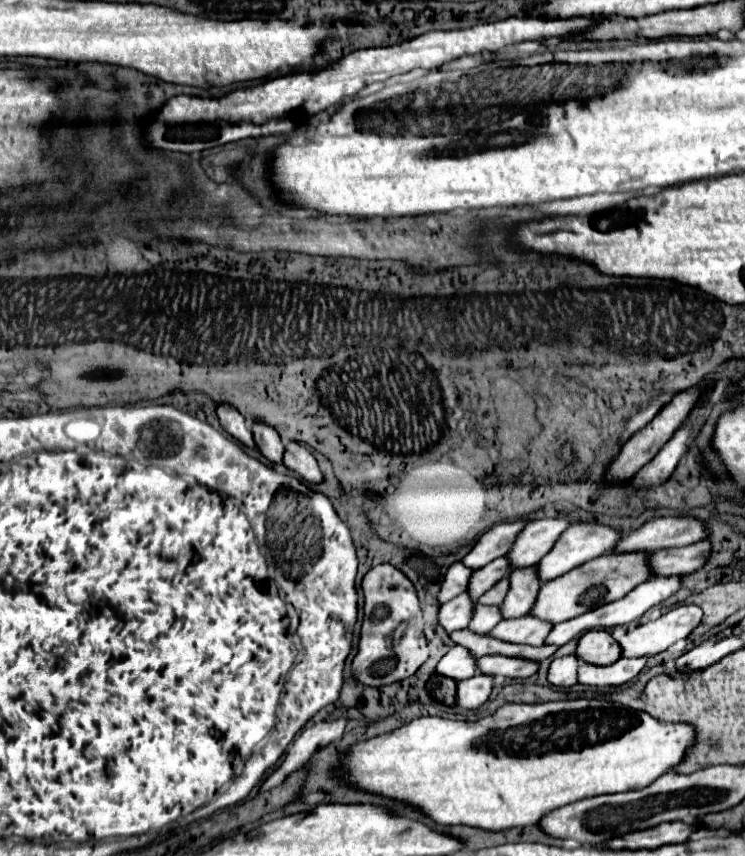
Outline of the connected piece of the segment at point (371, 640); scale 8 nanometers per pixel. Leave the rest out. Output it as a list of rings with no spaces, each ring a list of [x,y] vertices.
[[[392,564],[374,566],[364,576],[362,590],[366,600],[364,622],[352,672],[362,684],[380,688],[412,676],[430,658],[430,648],[424,636],[422,604],[414,582]]]

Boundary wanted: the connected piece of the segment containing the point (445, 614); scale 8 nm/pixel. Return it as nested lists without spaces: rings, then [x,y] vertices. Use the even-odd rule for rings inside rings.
[[[468,592],[462,596],[456,596],[454,600],[440,606],[438,622],[446,632],[454,632],[460,628],[466,628],[470,624],[470,616],[474,616],[476,602],[470,598]]]

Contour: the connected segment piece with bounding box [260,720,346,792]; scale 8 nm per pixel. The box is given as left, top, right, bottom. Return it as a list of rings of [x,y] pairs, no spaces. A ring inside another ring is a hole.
[[[334,720],[334,722],[322,722],[322,724],[310,724],[306,726],[294,742],[288,746],[282,764],[268,776],[268,780],[262,784],[262,792],[268,792],[276,786],[280,786],[292,772],[298,772],[302,764],[306,764],[318,748],[324,748],[336,740],[342,738],[344,734],[346,720]]]

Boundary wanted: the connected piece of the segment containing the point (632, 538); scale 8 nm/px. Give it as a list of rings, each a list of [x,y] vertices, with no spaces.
[[[666,516],[650,520],[622,536],[616,552],[652,552],[672,546],[688,546],[708,536],[708,528],[696,516]]]

